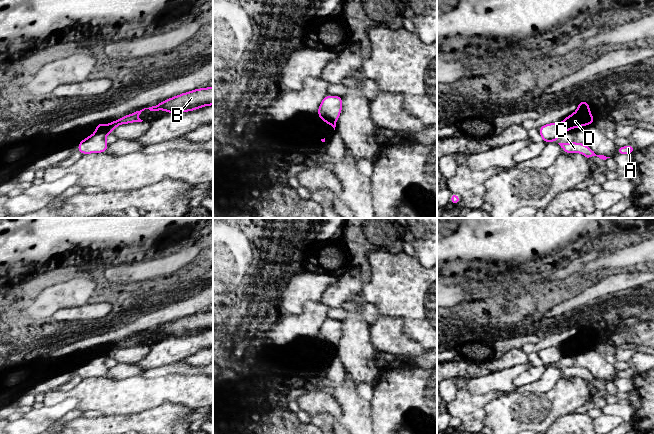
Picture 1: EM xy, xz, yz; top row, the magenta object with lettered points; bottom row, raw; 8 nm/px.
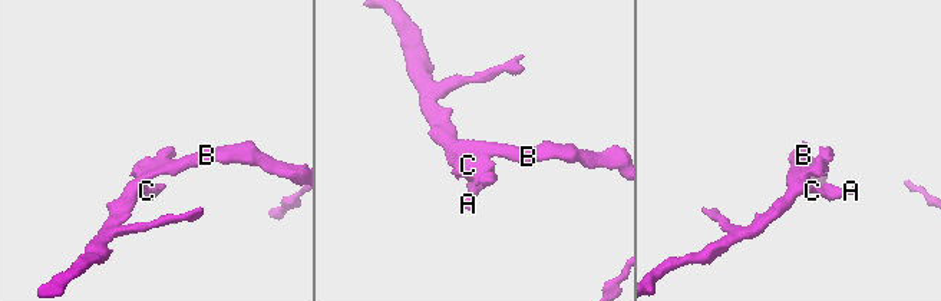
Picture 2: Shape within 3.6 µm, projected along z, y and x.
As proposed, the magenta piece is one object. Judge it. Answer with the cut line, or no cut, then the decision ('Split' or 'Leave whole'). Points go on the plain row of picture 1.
Split along xz (321, 341), (335, 345). Split

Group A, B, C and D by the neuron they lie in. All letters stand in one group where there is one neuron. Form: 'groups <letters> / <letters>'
groups A B C / D

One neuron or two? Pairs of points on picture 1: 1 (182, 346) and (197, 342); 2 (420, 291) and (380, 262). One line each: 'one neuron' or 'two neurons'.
1: one neuron
2: one neuron

